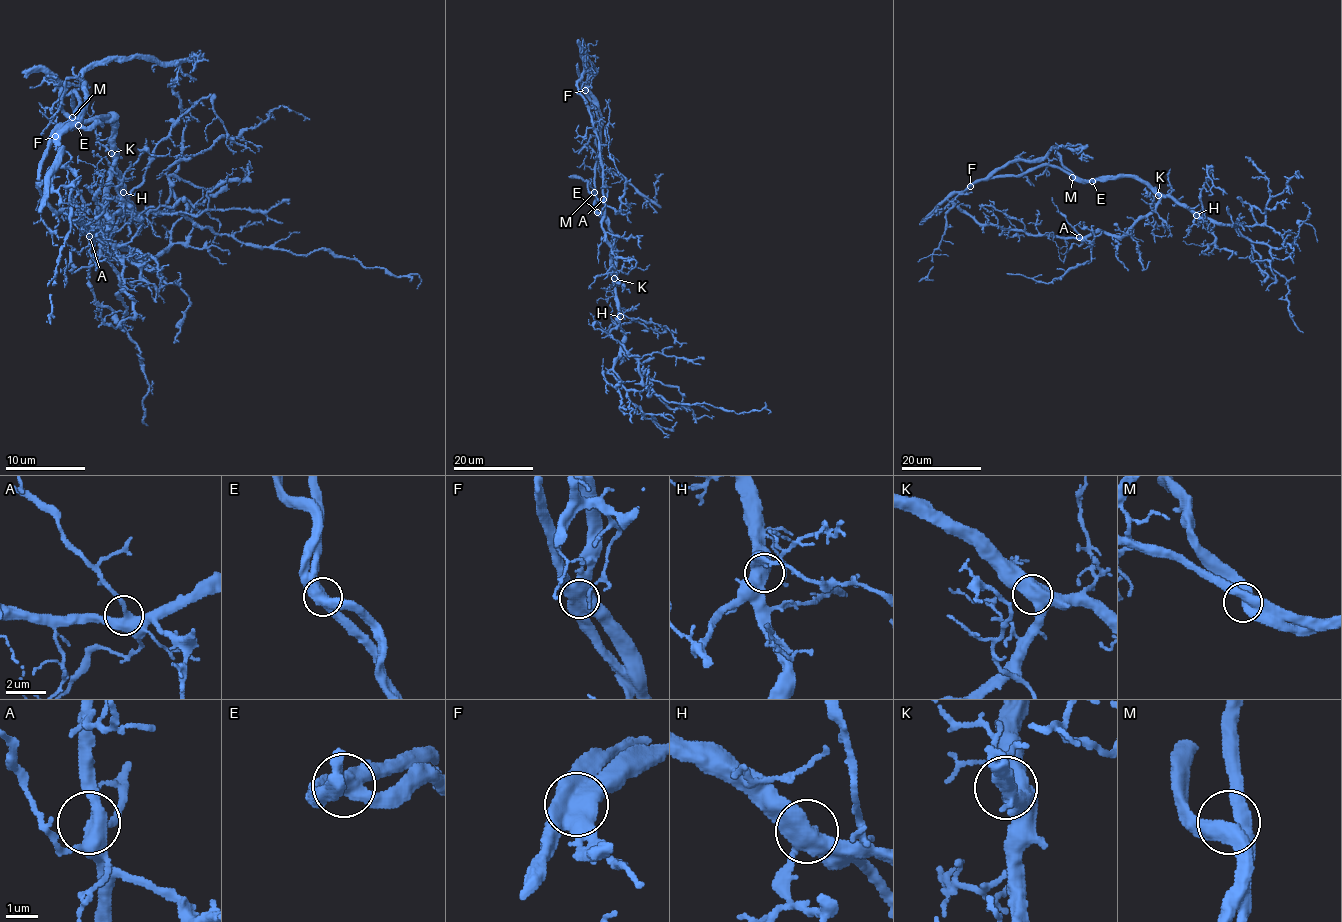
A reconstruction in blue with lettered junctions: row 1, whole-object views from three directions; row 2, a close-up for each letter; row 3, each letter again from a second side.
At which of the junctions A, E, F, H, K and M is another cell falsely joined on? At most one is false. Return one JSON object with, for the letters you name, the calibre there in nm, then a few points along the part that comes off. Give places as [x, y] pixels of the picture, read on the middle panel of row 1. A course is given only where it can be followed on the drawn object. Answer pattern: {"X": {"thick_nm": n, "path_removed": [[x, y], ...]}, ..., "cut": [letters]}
{"F": {"thick_nm": 600, "path_removed": [[586, 89], [601, 118], [602, 169], [621, 175], [654, 201], [655, 174]]}, "cut": ["F"]}

